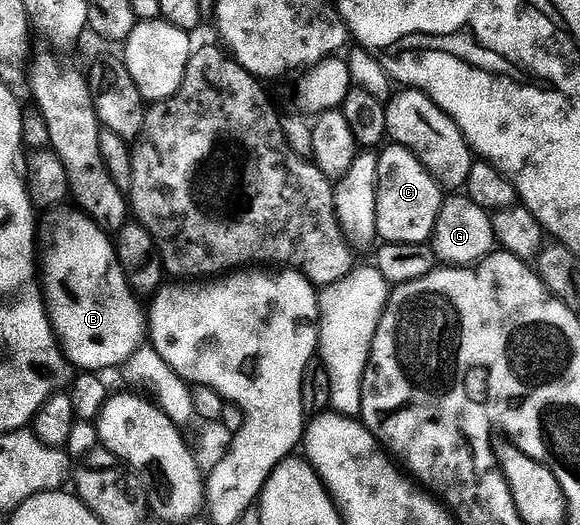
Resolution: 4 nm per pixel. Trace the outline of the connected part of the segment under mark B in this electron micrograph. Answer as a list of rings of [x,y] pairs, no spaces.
[[[82,214],[67,216],[55,228],[51,236],[51,245],[47,248],[47,257],[41,260],[41,288],[45,293],[47,315],[55,329],[55,339],[60,349],[72,365],[79,370],[118,369],[139,348],[142,348],[149,336],[149,320],[145,308],[139,305],[136,295],[127,279],[123,277],[117,259],[117,248],[112,237],[102,232],[89,217]]]

